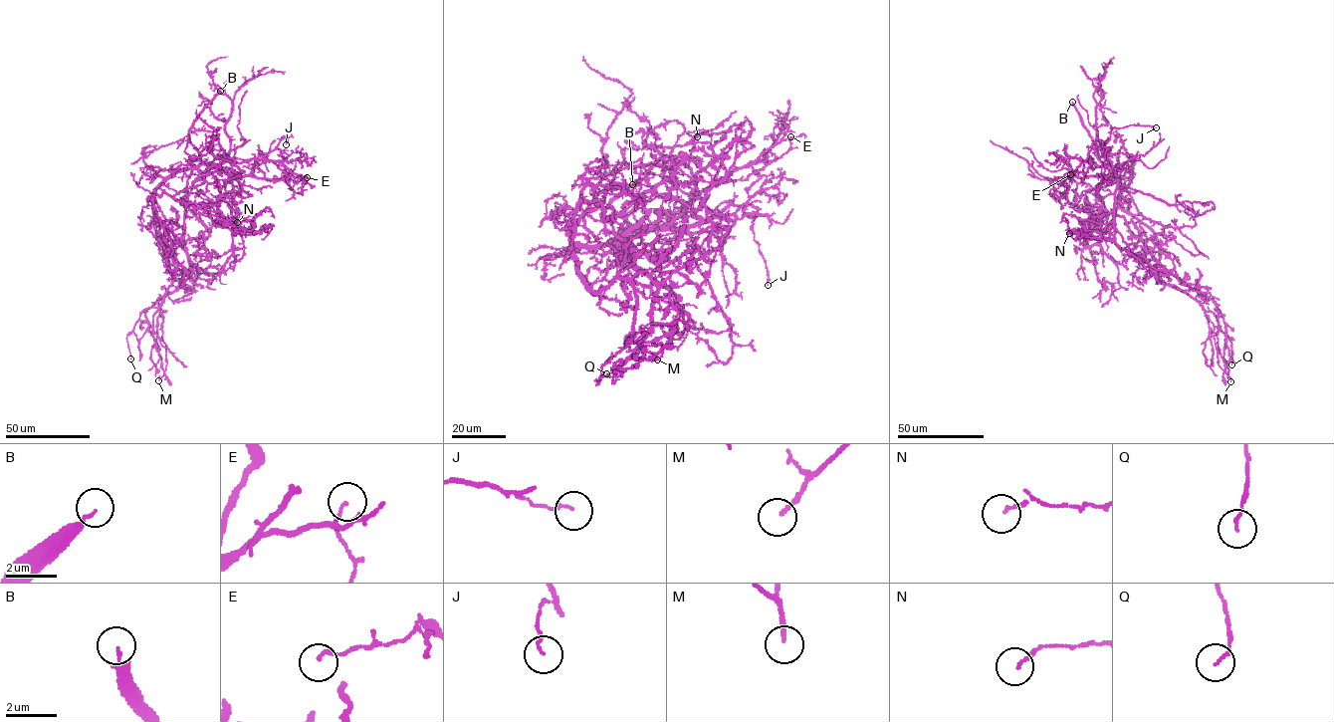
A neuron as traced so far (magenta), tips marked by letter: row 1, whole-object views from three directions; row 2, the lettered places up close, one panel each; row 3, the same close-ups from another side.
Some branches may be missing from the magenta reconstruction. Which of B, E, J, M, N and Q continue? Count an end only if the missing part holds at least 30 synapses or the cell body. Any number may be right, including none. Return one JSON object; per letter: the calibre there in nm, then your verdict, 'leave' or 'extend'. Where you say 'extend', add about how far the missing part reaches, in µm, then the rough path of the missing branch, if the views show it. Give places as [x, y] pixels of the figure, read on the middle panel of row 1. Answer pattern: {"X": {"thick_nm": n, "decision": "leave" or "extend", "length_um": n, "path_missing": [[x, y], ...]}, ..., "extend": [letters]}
{"B": {"thick_nm": 120, "decision": "extend", "length_um": 80, "path_missing": [[632, 184], [684, 134], [696, 103], [706, 94], [714, 95], [721, 88], [719, 84]]}, "E": {"thick_nm": 110, "decision": "leave"}, "J": {"thick_nm": 100, "decision": "leave"}, "M": {"thick_nm": 140, "decision": "leave"}, "N": {"thick_nm": 100, "decision": "leave"}, "Q": {"thick_nm": 100, "decision": "leave"}, "extend": ["B"]}

